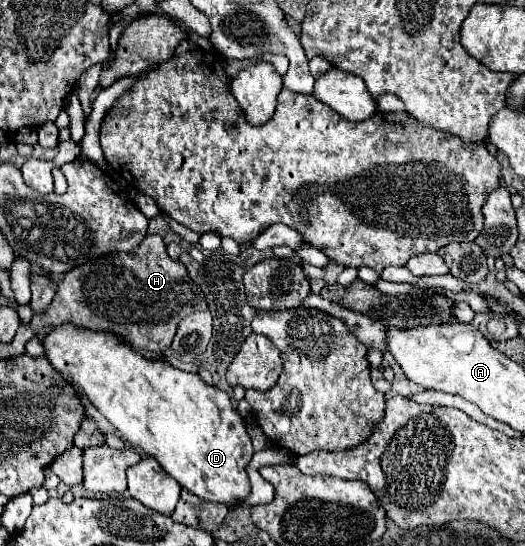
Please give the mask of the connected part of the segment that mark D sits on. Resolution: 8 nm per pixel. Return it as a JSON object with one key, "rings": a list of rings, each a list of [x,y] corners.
{"rings":[[[60,325],[44,339],[46,357],[52,367],[66,379],[70,379],[96,407],[98,411],[130,441],[134,447],[150,453],[162,469],[172,475],[184,489],[198,495],[204,501],[224,503],[236,507],[250,495],[248,463],[254,455],[250,437],[242,417],[232,407],[228,393],[204,383],[198,375],[180,371],[162,361],[150,361],[136,351],[124,347],[112,333],[86,331],[74,325]]]}

